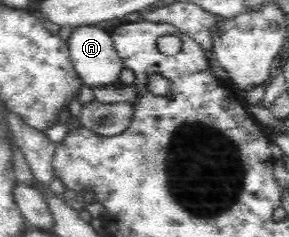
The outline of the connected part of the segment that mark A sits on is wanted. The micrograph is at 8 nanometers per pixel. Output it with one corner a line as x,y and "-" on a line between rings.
90,24
74,28
67,35
69,55
83,84
102,86
118,82
125,66
114,48
111,30

